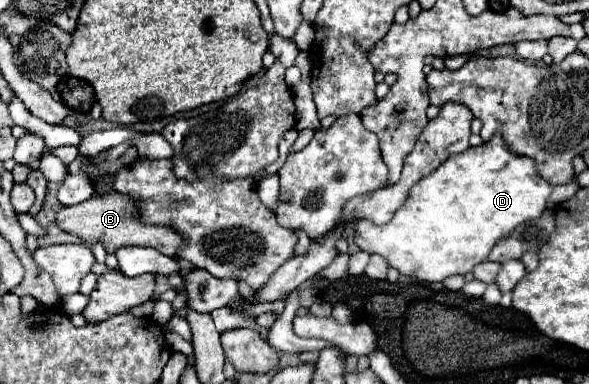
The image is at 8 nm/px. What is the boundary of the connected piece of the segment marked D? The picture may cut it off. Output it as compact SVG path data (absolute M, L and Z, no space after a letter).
M495 136L477 148L469 148L463 154L447 158L435 172L431 172L411 190L407 202L395 212L389 224L375 226L367 220L357 224L355 242L365 252L385 256L389 266L397 268L401 274L419 278L423 282L443 282L447 276L471 272L475 264L487 260L491 248L503 236L509 236L519 224L539 218L547 208L551 192L553 186L547 184L547 180L541 180L535 162L527 156L511 152L503 140Z

